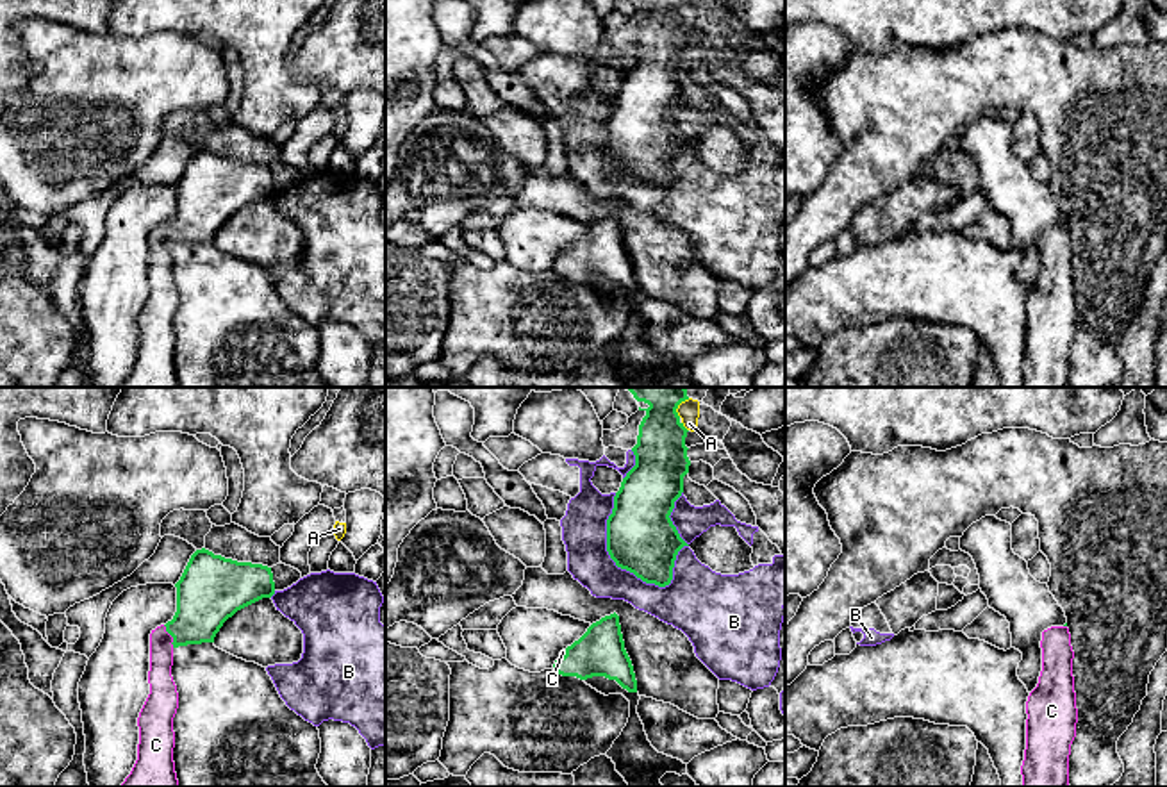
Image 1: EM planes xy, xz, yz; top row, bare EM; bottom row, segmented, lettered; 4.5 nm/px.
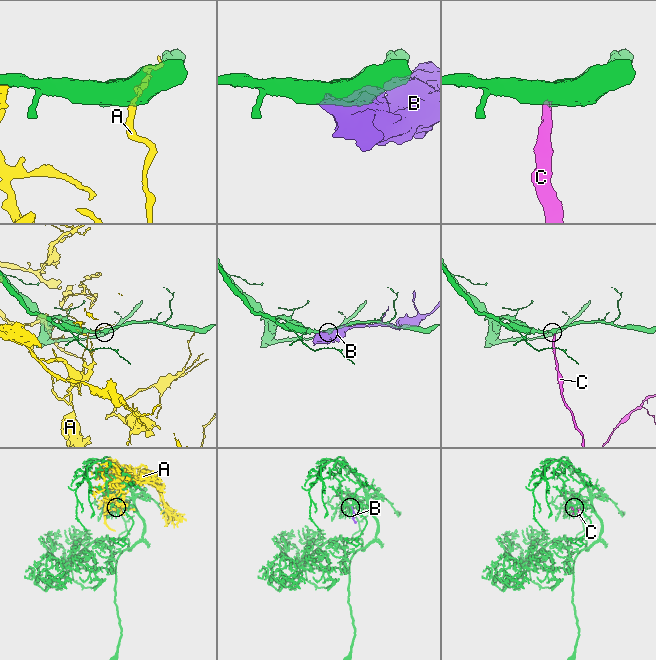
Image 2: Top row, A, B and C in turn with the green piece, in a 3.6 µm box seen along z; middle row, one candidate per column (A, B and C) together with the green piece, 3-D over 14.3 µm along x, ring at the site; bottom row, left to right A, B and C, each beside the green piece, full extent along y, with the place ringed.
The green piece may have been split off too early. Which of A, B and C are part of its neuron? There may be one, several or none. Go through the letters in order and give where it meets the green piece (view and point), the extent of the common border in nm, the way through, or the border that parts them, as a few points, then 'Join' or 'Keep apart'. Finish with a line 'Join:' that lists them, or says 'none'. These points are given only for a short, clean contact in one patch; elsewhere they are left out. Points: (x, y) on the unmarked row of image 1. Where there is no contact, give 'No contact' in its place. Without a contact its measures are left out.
A: Touches green at xz (684, 27). Shared border 50 nm. Keep apart
B: Touches green at xz (673, 163). Shared border 480 nm. Keep apart
C: Touches green at xy (170, 234). Shared border 120 nm. Path across: xy (207, 193), (170, 234), (161, 243), (163, 288). Join
Join: C

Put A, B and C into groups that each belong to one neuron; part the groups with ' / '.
A / B / C

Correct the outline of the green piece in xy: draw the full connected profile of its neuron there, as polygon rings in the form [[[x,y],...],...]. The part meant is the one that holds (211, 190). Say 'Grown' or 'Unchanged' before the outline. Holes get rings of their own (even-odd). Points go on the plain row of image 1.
Grown. [[[205,148],[196,150],[191,155],[175,187],[177,212],[173,220],[157,227],[150,234],[150,294],[137,318],[137,360],[121,387],[178,387],[173,362],[173,318],[178,309],[178,293],[171,277],[173,250],[187,244],[214,243],[214,237],[223,223],[237,211],[275,195],[271,168],[225,159]]]

